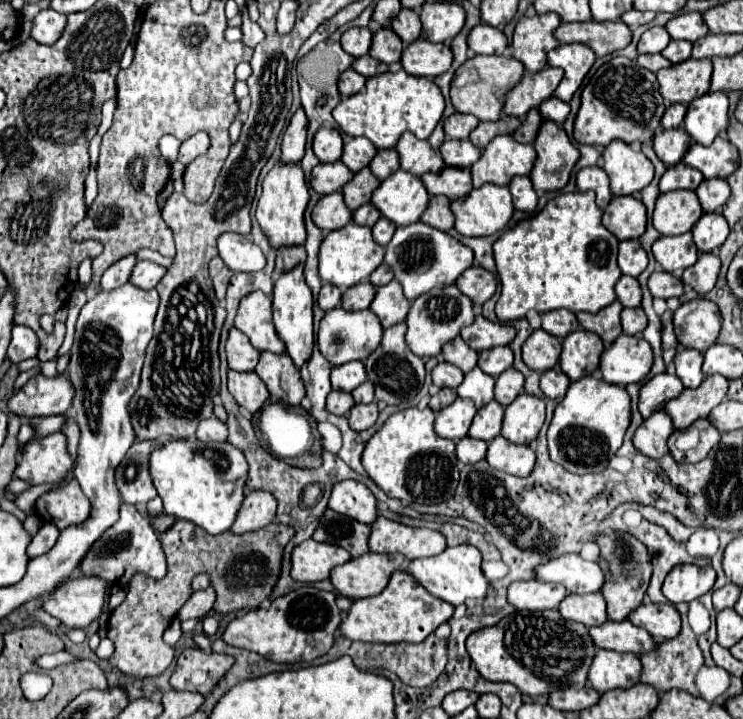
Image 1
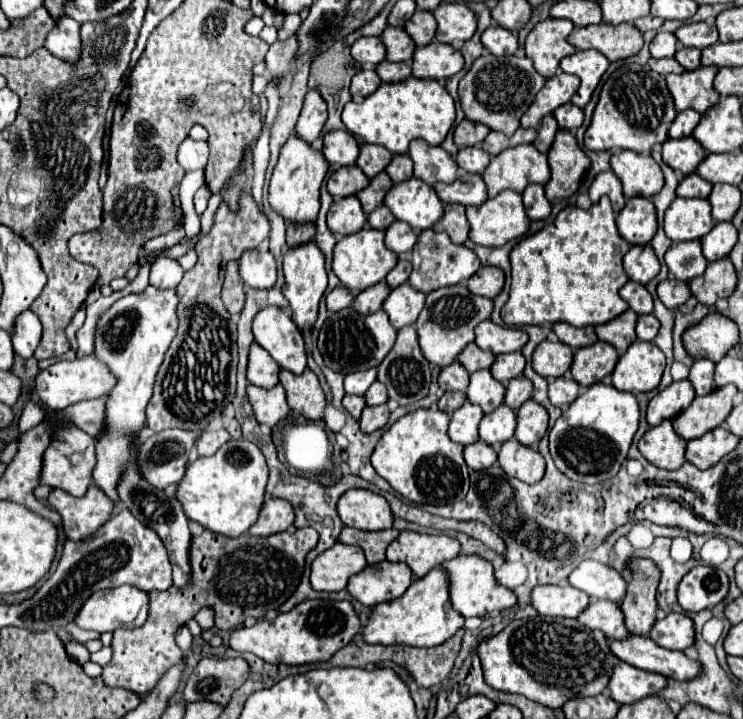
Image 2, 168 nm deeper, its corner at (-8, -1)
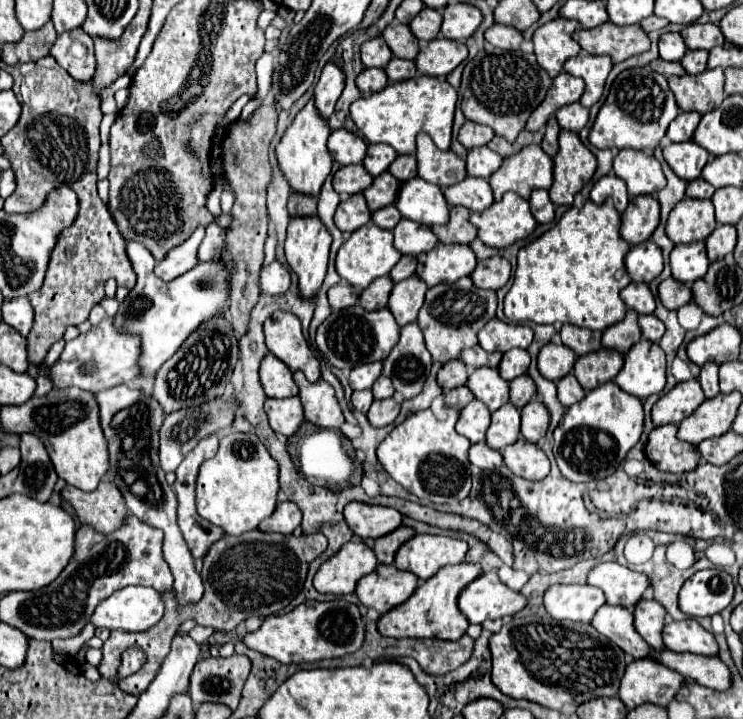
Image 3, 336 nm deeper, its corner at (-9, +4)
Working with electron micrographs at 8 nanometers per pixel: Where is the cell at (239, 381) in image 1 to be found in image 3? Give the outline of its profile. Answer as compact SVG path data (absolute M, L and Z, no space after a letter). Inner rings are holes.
M285 397L285 399L265 399L265 413L269 417L269 425L273 431L291 437L299 425L305 421L303 407L299 397Z

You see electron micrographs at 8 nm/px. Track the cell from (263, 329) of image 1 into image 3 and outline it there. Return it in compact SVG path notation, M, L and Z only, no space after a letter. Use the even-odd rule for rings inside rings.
M275 311L263 325L267 349L279 357L291 371L303 371L309 381L317 381L319 361L309 349L299 319L289 311Z

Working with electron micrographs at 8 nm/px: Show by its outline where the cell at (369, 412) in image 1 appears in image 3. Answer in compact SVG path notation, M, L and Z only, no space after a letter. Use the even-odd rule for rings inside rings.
M385 399L385 401L373 401L367 419L373 427L385 427L389 423L395 421L395 417L399 415L399 403L395 403L395 399Z

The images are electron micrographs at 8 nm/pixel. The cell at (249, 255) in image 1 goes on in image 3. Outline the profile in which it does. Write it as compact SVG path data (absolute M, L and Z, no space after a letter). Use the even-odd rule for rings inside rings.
M273 261L273 263L261 267L259 283L261 283L261 291L263 293L281 295L281 293L285 293L289 289L291 275L289 275L289 271L279 261Z

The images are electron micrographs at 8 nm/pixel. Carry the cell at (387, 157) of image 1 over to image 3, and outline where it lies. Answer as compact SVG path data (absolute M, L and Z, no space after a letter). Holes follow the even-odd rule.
M397 155L397 159L389 165L389 173L397 177L401 183L413 179L417 175L417 161L413 155Z

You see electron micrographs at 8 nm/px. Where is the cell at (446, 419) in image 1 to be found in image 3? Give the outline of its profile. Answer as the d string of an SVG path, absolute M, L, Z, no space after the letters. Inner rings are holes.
M473 399L469 405L465 405L461 409L455 431L459 435L465 435L471 443L479 443L485 439L485 431L489 427L489 423L491 423L489 409L481 401Z

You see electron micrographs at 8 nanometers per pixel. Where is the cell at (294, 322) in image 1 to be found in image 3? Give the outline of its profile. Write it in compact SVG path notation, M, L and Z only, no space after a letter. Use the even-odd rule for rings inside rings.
M319 217L291 219L289 229L287 229L287 241L285 241L285 257L287 257L291 271L299 279L299 293L303 299L313 299L317 295L317 291L325 279L325 273L327 273L329 247L331 247L331 235Z

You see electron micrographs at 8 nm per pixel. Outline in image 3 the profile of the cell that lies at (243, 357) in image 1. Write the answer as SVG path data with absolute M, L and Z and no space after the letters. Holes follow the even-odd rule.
M273 353L261 359L261 387L267 397L291 397L297 395L297 385L293 383L291 369L285 367Z

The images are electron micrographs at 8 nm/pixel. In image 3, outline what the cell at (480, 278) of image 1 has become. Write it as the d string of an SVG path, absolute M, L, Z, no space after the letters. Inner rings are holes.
M499 255L479 261L475 271L471 273L471 279L479 289L493 289L493 291L503 287L509 281L509 277L511 277L511 265L505 257Z

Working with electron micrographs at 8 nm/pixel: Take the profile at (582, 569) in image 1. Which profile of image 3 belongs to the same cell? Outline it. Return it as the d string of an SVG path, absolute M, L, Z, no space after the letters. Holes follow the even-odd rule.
M619 563L595 565L587 575L587 583L599 587L605 593L609 605L621 605L627 609L631 609L649 587L645 575L631 571Z

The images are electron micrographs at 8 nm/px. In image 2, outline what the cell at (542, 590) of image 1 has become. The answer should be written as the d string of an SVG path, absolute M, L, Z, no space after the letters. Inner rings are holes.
M570 584L564 586L536 586L532 592L532 606L544 616L564 616L564 618L578 618L584 608L588 608L590 596L572 588Z

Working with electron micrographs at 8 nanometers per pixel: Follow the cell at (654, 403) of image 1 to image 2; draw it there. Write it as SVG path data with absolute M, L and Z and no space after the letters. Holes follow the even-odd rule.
M680 380L680 382L672 382L666 390L658 392L650 404L648 404L648 424L650 426L658 426L662 420L672 420L676 418L684 408L688 408L688 404L692 404L692 400L696 398L694 388L688 380Z

